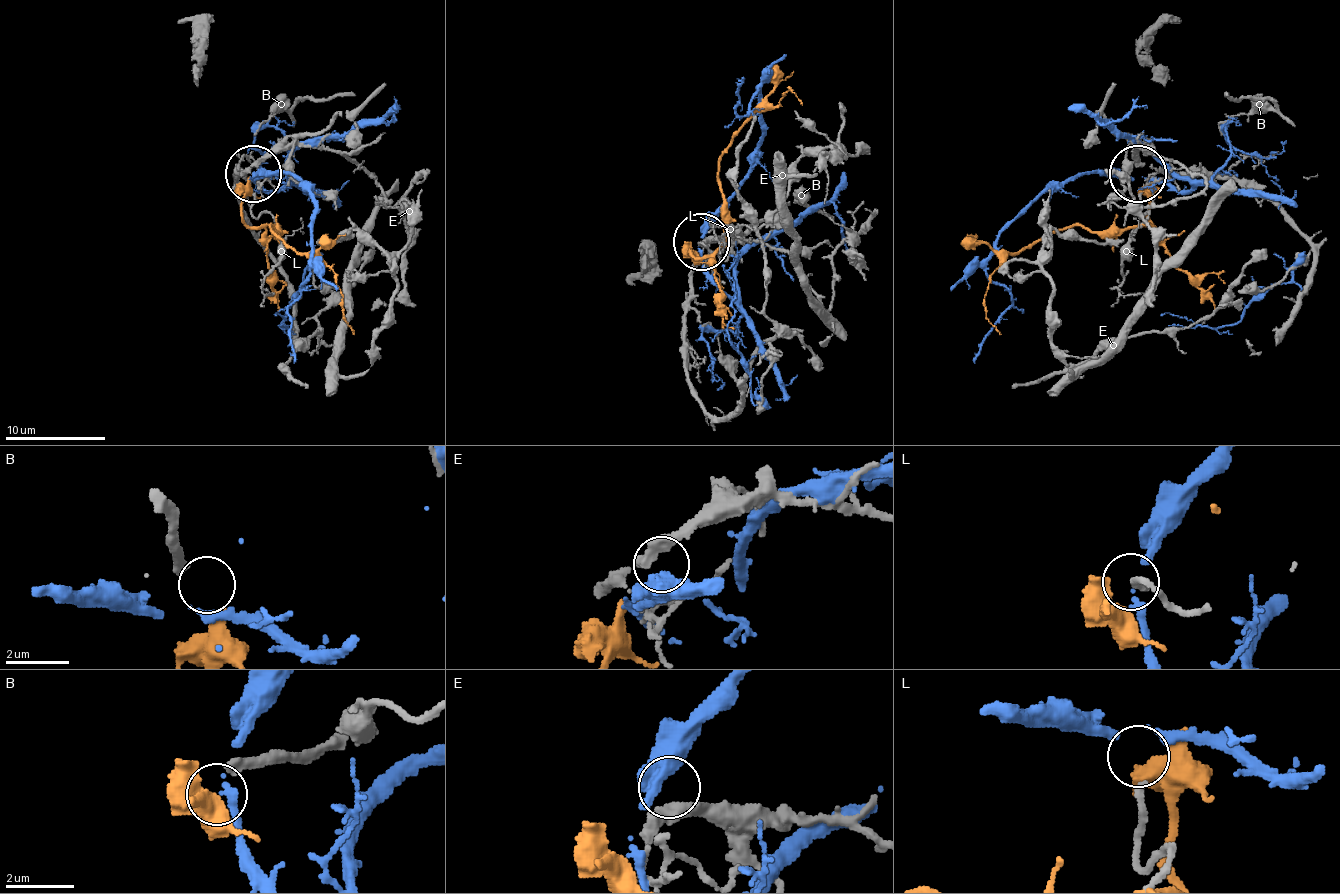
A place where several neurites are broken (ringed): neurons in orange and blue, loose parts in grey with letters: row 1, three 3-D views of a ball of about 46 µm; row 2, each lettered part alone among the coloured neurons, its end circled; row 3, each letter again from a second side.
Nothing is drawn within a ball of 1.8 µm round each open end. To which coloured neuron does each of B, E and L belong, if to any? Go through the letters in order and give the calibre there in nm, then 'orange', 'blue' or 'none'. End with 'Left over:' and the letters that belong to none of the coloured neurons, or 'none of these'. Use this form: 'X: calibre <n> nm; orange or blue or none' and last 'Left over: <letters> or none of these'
B: calibre 260 nm; orange
E: calibre 360 nm; none
L: calibre 200 nm; blue
Left over: E

